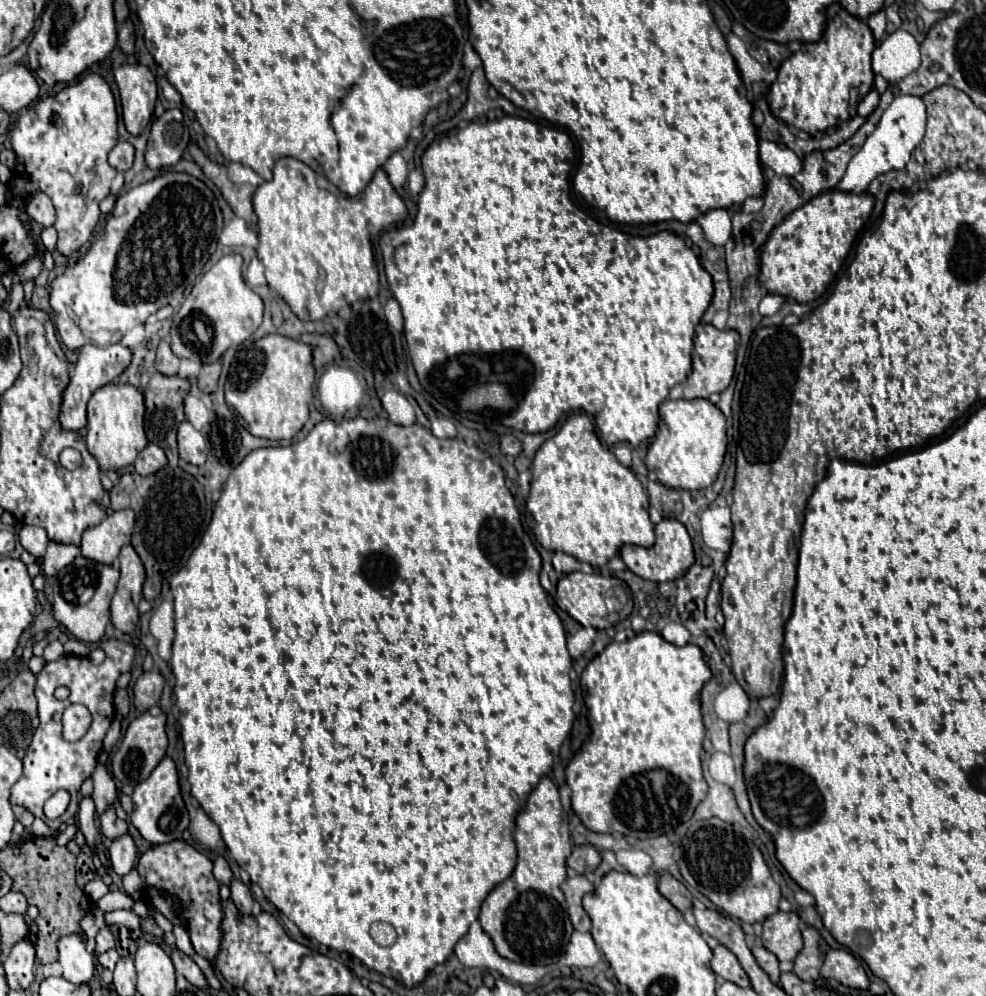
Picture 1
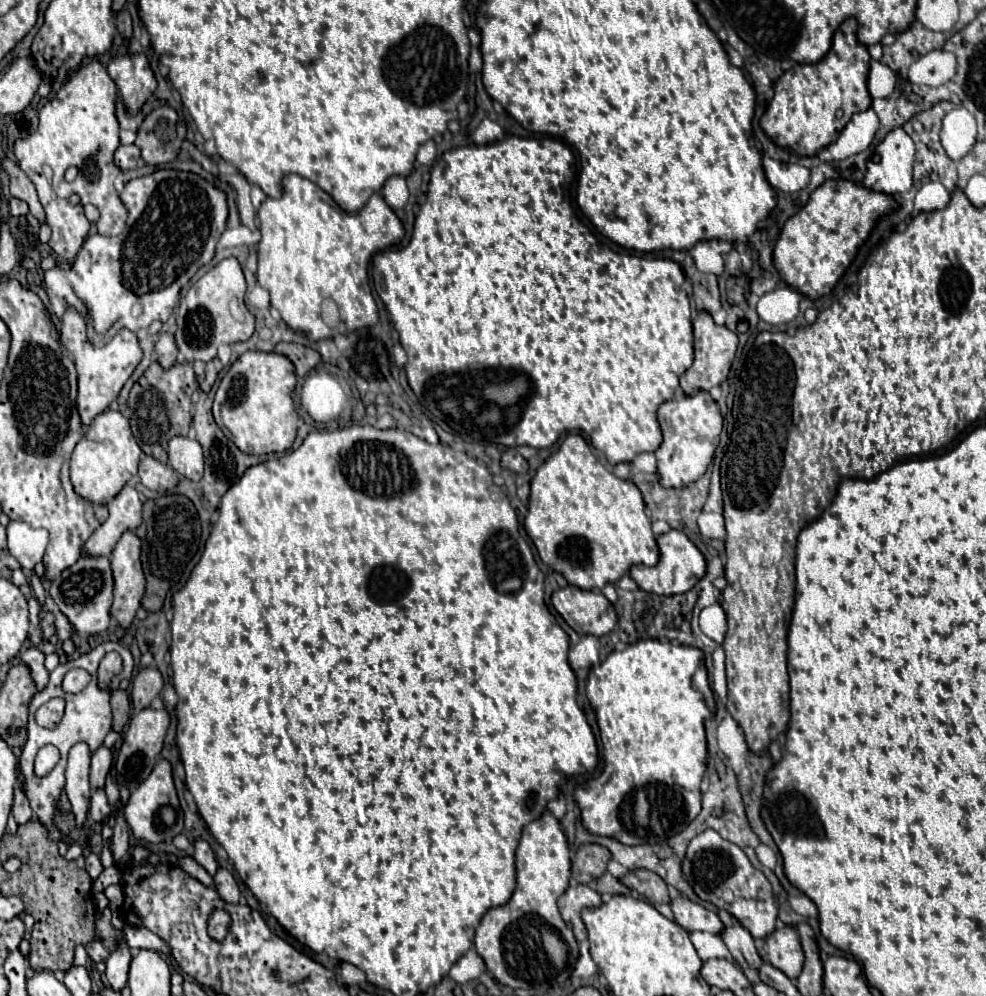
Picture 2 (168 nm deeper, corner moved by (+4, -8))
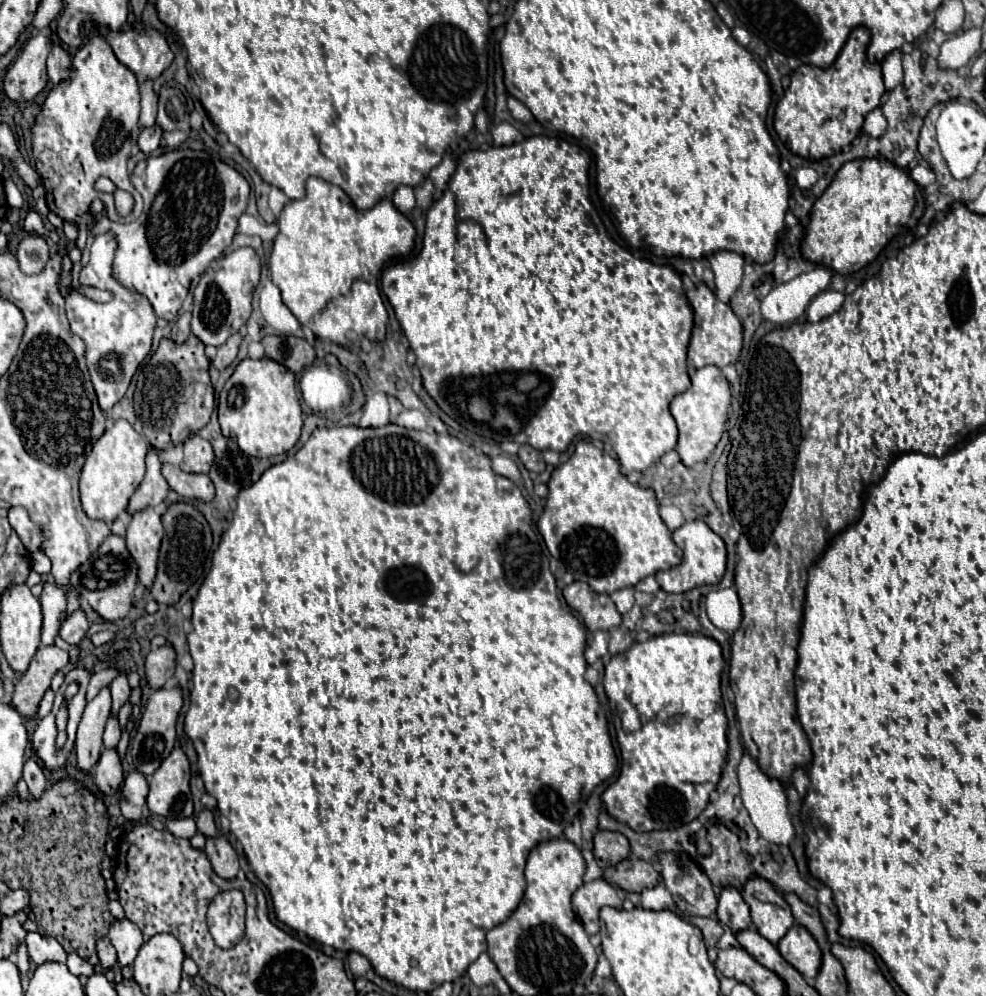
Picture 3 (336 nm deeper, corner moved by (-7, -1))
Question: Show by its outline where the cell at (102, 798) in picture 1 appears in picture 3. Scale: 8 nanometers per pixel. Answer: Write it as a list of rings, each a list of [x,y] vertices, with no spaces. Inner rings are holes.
[[[109,718],[107,722],[107,728],[105,728],[105,734],[103,734],[103,748],[117,748],[117,742],[121,738],[121,728],[119,728],[119,722],[117,718]]]

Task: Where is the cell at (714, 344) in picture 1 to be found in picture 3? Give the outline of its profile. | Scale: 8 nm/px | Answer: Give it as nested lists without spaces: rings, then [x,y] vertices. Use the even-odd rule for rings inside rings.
[[[699,284],[697,288],[689,290],[687,298],[695,312],[695,326],[693,326],[693,336],[691,336],[689,354],[687,354],[689,372],[695,372],[707,364],[713,364],[717,368],[735,364],[743,348],[743,326],[739,318],[733,314],[733,310],[729,308],[729,304],[721,302],[705,284]]]

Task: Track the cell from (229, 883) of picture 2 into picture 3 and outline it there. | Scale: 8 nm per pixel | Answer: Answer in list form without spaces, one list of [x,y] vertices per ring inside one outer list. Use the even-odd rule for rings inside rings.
[[[207,838],[205,852],[207,852],[207,858],[213,864],[213,870],[221,878],[231,880],[231,878],[237,876],[237,872],[239,872],[239,860],[237,860],[235,850],[227,842],[227,838]]]

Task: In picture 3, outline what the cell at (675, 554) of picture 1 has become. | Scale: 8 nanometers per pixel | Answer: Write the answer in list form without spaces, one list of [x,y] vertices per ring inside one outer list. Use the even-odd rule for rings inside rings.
[[[693,520],[693,522],[685,522],[681,528],[675,530],[675,544],[683,550],[683,560],[681,564],[669,568],[669,570],[661,570],[655,574],[659,586],[665,592],[687,592],[691,588],[703,586],[703,584],[717,584],[723,574],[725,574],[725,560],[727,560],[727,552],[725,552],[725,544],[723,540],[703,522],[703,520]]]

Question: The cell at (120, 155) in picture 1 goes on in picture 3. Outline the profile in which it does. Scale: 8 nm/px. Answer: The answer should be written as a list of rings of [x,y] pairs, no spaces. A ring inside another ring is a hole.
[[[151,126],[151,128],[145,128],[141,134],[139,134],[139,150],[145,152],[145,154],[151,154],[153,150],[159,148],[161,144],[161,128],[159,126]]]

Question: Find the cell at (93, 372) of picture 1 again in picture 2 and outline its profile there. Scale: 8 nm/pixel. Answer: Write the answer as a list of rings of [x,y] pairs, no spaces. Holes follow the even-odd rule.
[[[66,307],[60,323],[60,335],[64,347],[72,353],[76,369],[78,369],[78,413],[82,419],[82,425],[90,425],[96,415],[108,409],[108,405],[118,397],[120,389],[136,369],[136,365],[142,359],[142,349],[138,345],[136,333],[130,329],[120,329],[104,347],[94,347],[86,333],[86,317],[74,309]]]

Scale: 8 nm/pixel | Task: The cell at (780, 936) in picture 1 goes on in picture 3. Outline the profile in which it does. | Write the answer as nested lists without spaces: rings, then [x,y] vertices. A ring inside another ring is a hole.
[[[793,924],[789,928],[789,932],[779,940],[777,950],[807,980],[817,976],[817,970],[821,966],[821,950],[809,930],[805,930],[801,924]]]

